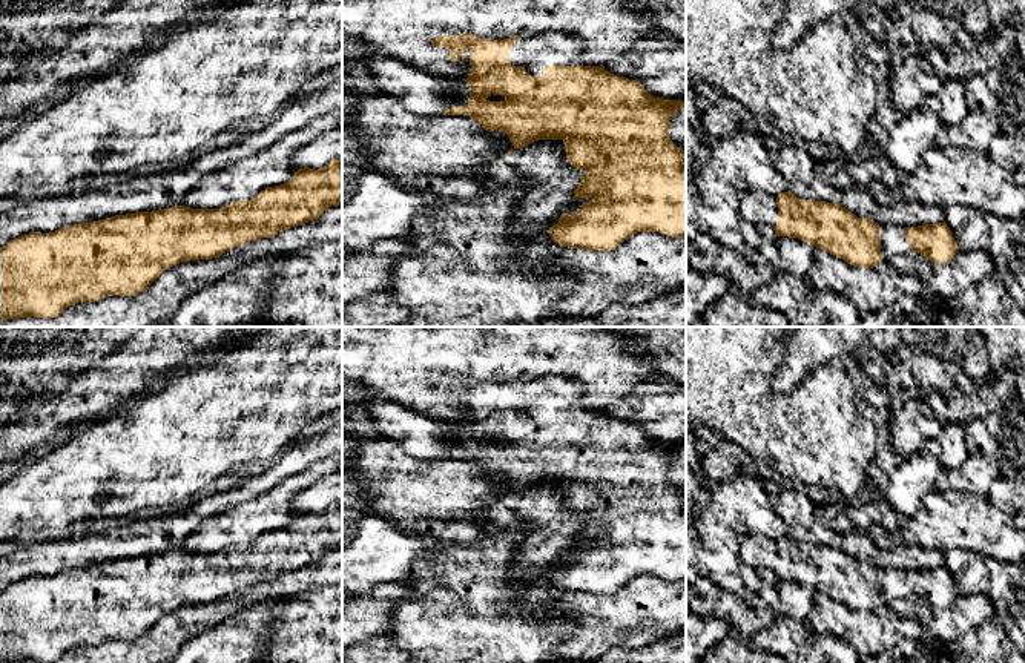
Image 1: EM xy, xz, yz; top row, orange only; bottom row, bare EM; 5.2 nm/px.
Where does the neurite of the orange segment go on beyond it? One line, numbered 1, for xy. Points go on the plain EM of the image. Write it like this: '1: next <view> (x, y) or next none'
1: next none

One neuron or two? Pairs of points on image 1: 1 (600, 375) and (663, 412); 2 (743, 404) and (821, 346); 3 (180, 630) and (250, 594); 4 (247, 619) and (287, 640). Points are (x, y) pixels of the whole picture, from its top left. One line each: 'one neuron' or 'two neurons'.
1: two neurons
2: two neurons
3: one neuron
4: two neurons

